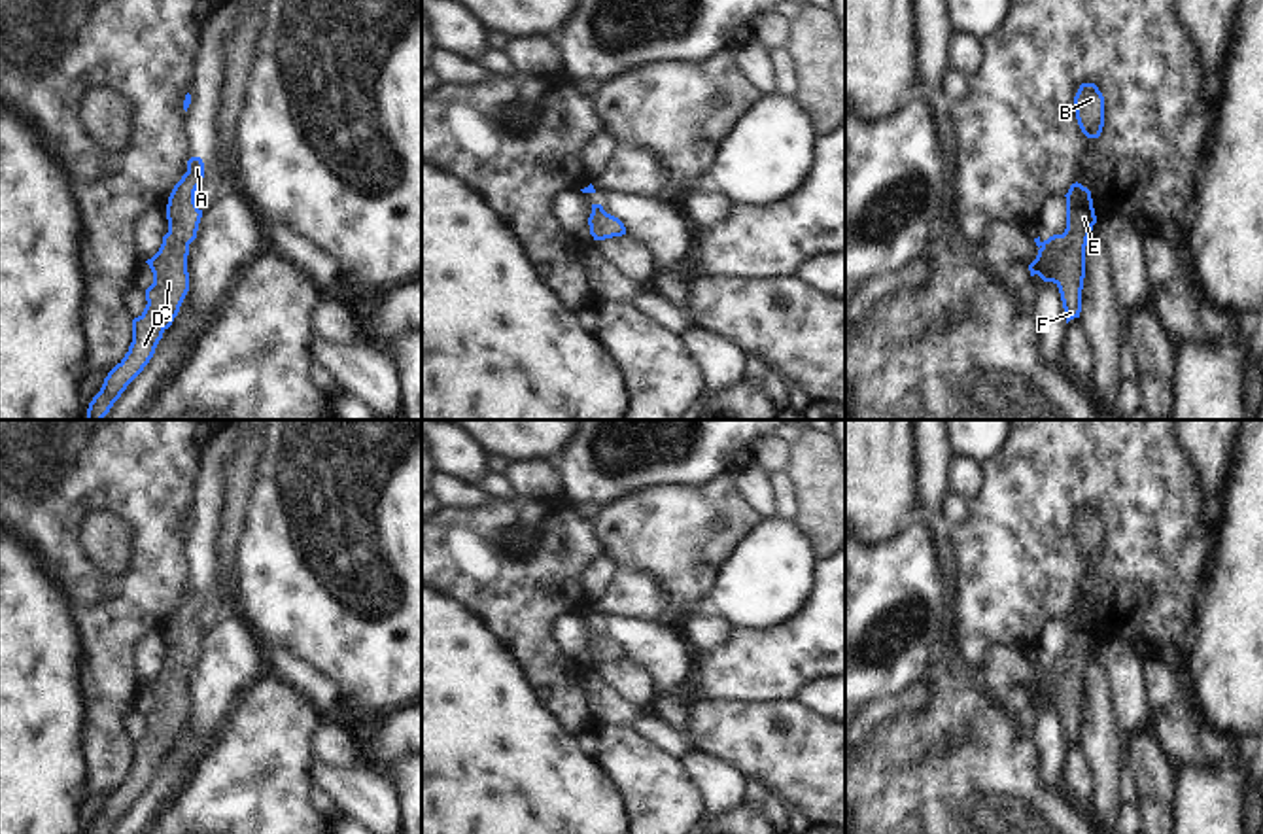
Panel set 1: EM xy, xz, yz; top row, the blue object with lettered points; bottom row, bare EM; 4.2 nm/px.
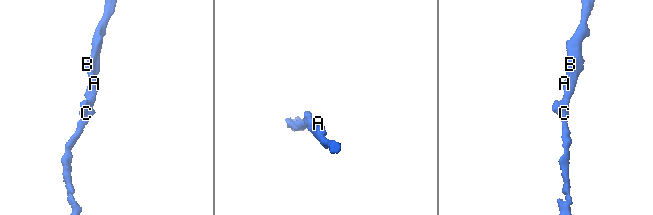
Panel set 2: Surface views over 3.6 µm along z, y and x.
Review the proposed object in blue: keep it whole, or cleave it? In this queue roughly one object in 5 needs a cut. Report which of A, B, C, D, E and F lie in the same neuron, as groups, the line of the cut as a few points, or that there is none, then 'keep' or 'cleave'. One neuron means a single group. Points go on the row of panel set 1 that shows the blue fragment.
groups A B C D E F; cut none; keep

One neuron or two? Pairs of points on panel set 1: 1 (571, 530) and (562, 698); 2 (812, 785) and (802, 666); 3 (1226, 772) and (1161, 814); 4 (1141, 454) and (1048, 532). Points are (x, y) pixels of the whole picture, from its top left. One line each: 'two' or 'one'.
1: one
2: two
3: two
4: one

